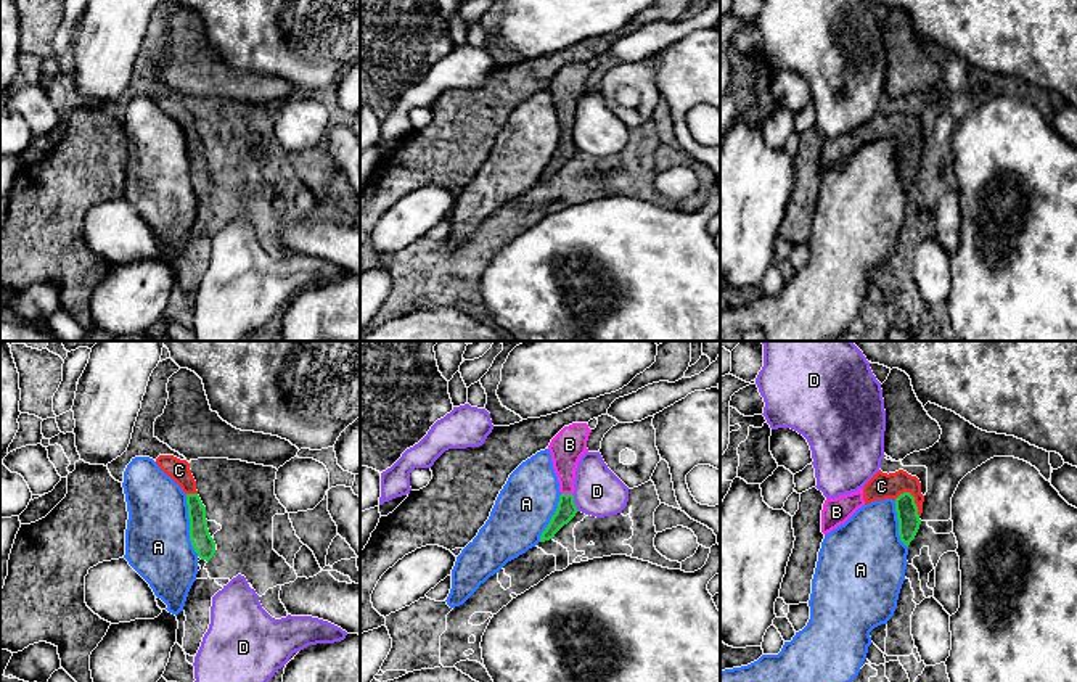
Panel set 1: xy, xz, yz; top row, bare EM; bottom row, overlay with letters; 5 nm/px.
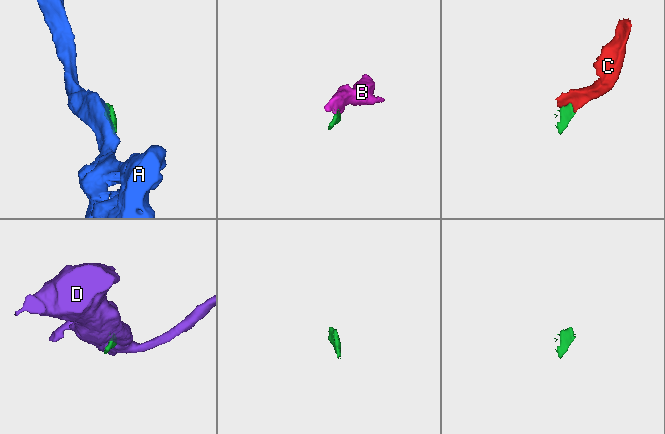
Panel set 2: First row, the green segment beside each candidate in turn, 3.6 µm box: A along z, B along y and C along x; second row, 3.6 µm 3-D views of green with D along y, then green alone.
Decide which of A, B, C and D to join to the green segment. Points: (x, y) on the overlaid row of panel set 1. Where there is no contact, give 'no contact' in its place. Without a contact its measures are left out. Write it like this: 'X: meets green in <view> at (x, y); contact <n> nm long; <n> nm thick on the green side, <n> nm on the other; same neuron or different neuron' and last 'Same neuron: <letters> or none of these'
A: meets green in xy at (190, 525); contact 320 nm long; 110 nm thick on the green side, 320 nm on the other; different neuron
B: meets green in xz at (566, 494); contact 60 nm long; 100 nm thick on the green side, 170 nm on the other; same neuron
C: meets green in yz at (913, 497); contact 160 nm long; 110 nm thick on the green side, 140 nm on the other; same neuron
D: meets green in xz at (573, 502); contact 100 nm long; 100 nm thick on the green side, 240 nm on the other; different neuron
Same neuron: B, C

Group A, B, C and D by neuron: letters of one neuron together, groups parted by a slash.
A / B C / D

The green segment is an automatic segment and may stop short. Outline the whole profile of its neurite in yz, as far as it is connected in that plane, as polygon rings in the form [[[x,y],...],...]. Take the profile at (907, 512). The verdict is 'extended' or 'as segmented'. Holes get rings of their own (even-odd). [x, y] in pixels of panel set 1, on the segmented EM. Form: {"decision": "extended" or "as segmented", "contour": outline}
{"decision": "extended", "contour": [[[879,470],[857,492],[826,499],[821,510],[821,532],[826,536],[844,524],[863,505],[886,499],[895,502],[899,536],[908,547],[921,524],[924,495],[921,494],[919,479],[903,470],[889,475]]]}

